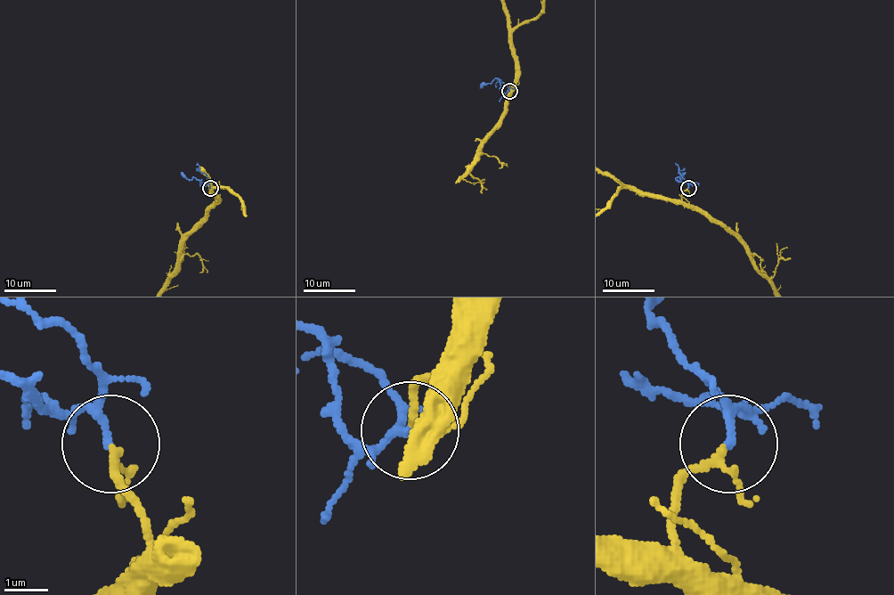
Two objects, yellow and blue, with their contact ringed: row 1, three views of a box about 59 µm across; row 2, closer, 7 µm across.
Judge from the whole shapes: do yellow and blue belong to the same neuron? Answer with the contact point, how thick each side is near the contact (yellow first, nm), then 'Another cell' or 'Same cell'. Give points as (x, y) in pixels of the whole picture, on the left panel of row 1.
Place: (210, 188). Thickness 140 nm (yellow) against 140 nm. Same cell

